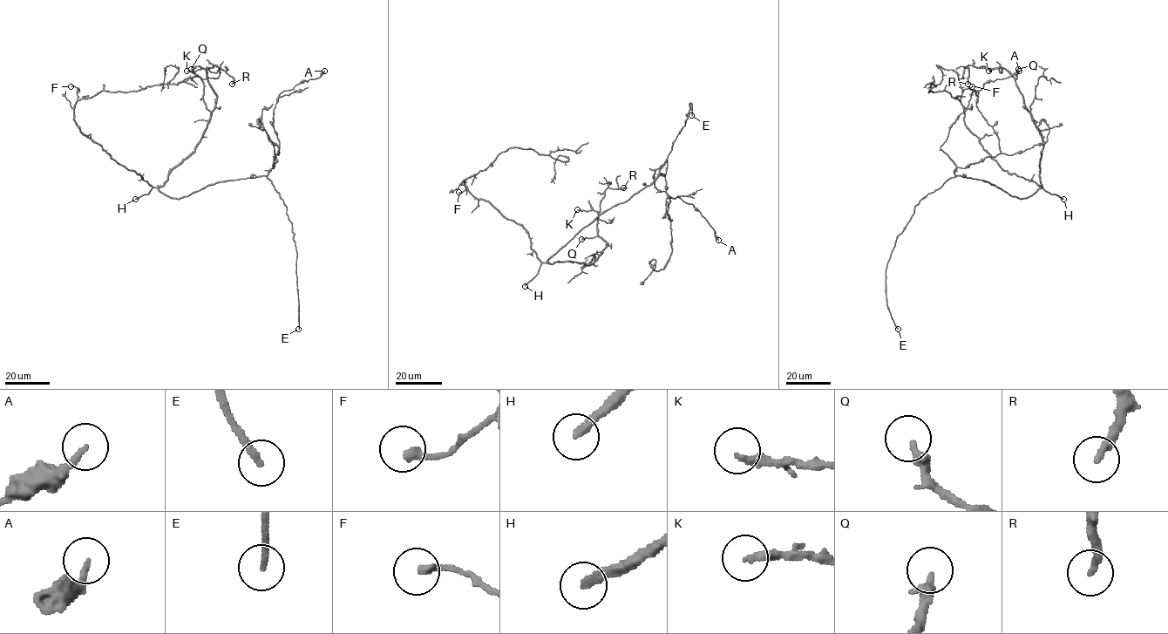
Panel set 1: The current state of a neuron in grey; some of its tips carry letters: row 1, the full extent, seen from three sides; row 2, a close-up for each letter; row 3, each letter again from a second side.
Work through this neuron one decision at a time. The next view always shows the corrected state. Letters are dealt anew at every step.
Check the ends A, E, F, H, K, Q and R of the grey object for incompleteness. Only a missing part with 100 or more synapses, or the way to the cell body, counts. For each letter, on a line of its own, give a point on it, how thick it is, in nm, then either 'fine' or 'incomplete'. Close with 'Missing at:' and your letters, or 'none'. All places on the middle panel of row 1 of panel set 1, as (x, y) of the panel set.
A: at (718, 240); 180 nm thick; fine
E: at (691, 115); 190 nm thick; incomplete
F: at (458, 192); 240 nm thick; fine
H: at (525, 286); 240 nm thick; incomplete
K: at (577, 209); 240 nm thick; fine
Q: at (581, 239); 320 nm thick; fine
R: at (623, 187); 280 nm thick; fine
Missing at: E, H

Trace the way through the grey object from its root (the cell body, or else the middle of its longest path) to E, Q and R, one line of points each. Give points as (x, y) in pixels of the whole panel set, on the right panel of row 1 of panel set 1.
E: (1039, 188), (1019, 198), (987, 181), (955, 175), (924, 196), (898, 236), (886, 269), (886, 306), (898, 329)
Q: (1039, 188), (1042, 186), (1040, 158), (1043, 140), (1015, 83), (1018, 69)
R: (1039, 188), (1042, 186), (1040, 158), (1043, 140), (1012, 75), (1001, 67), (968, 65), (967, 84)

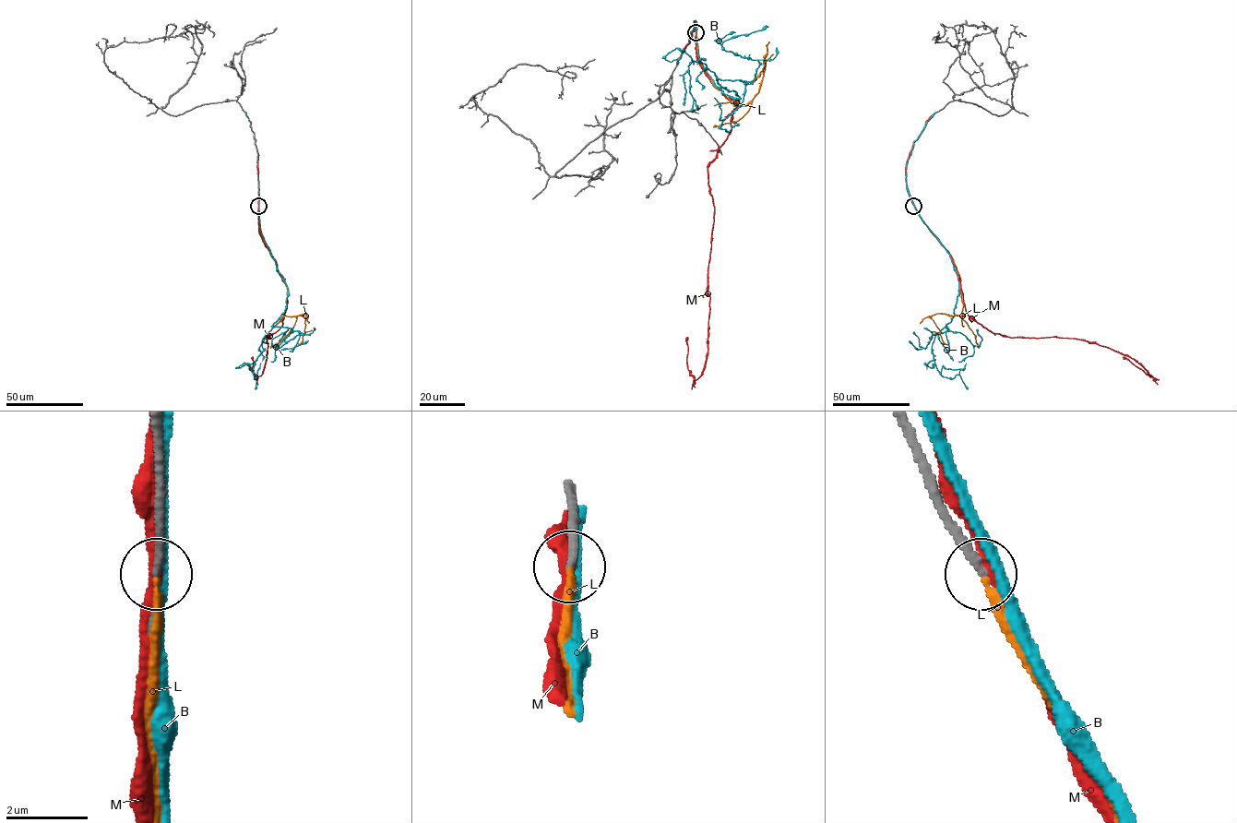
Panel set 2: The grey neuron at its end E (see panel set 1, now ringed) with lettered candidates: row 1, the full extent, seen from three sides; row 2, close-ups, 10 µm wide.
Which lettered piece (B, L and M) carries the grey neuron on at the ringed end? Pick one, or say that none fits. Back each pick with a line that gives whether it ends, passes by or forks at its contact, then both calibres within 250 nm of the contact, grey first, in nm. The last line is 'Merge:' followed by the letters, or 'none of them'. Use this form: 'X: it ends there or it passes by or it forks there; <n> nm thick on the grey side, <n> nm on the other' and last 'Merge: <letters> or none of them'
L: it ends there; 190 nm thick on the grey side, 180 nm on the other
Merge: L

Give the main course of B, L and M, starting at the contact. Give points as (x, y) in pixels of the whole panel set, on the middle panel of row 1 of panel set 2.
B: (696, 32), (702, 65), (721, 91), (739, 98), (717, 79), (746, 84), (759, 63), (721, 44), (768, 27)
L: (695, 32), (706, 73), (730, 101), (737, 100), (733, 105), (745, 105), (758, 92), (765, 57), (754, 81)
M: (695, 32), (705, 74), (739, 102), (707, 168), (714, 208), (707, 354), (695, 380), (688, 337)

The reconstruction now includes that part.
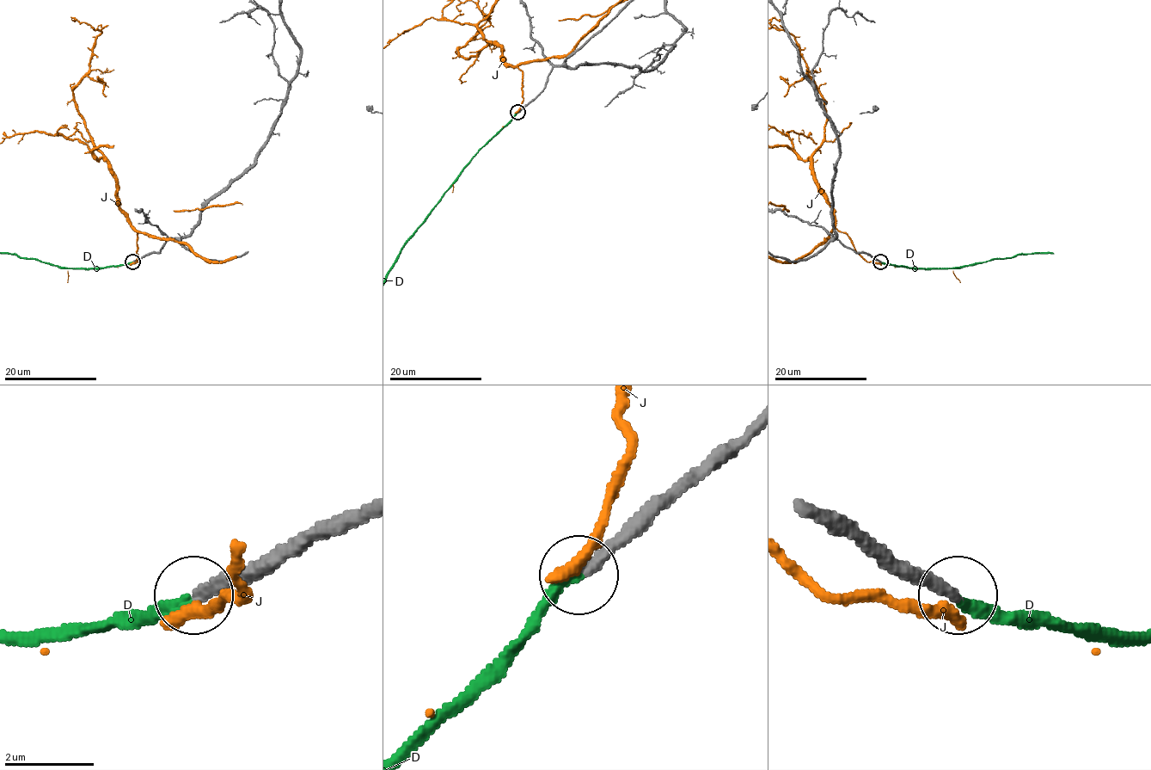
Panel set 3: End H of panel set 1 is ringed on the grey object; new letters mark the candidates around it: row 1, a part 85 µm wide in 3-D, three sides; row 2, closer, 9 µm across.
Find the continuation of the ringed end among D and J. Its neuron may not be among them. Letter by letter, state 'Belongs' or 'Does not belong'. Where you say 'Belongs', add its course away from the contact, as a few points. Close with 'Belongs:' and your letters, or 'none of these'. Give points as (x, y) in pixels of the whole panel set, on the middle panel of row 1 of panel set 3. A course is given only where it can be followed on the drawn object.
D: Belongs
J: Does not belong
Belongs: D

